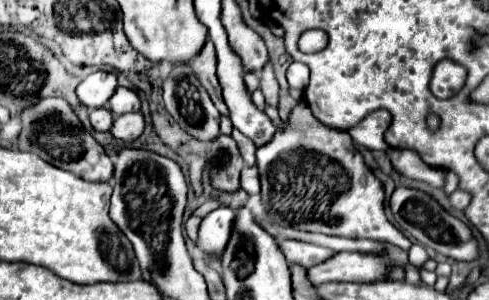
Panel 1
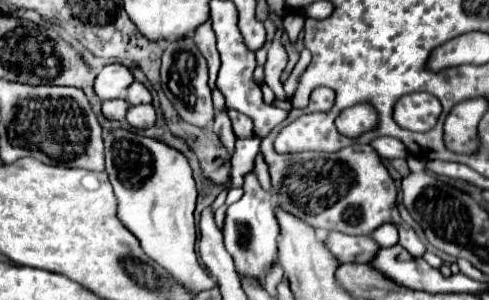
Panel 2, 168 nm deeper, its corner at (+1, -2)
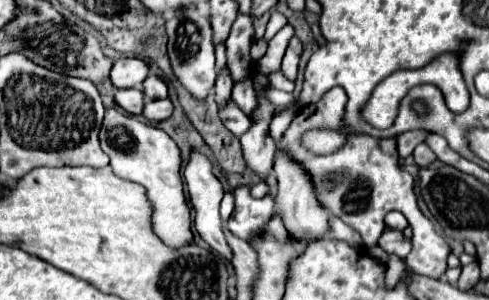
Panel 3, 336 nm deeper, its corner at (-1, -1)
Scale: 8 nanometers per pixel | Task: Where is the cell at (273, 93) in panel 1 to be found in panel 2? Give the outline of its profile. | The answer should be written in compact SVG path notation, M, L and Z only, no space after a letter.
M276 44L276 48L270 48L268 50L268 60L264 64L264 74L266 74L266 84L274 90L276 98L286 98L284 90L282 90L282 82L280 82L280 76L284 72L288 64L288 54L284 52L284 48L280 44Z

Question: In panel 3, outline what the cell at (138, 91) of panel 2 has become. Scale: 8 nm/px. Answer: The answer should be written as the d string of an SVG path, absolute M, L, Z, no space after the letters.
M148 75L146 77L146 81L142 85L142 91L144 91L146 99L166 99L166 95L168 95L166 83L156 75Z

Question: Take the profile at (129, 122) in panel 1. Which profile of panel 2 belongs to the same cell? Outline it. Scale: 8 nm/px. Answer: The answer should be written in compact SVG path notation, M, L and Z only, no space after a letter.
M152 104L132 106L132 108L128 110L128 114L126 114L126 120L128 120L130 126L144 130L144 128L154 126L154 122L156 122L156 110L154 110Z

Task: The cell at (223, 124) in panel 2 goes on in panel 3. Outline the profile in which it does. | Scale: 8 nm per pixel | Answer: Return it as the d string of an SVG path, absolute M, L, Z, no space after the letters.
M224 67L222 73L220 73L218 79L216 79L216 85L214 85L214 99L216 99L216 105L218 105L220 109L228 105L232 87L234 87L234 83L230 81L230 75L226 73L226 67Z

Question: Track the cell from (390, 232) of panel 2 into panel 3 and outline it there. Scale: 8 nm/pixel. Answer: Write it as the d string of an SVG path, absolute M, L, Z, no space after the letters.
M390 211L390 213L386 215L384 223L386 223L386 227L392 229L392 231L404 231L404 229L408 227L406 217L404 217L402 213L398 213L398 211Z

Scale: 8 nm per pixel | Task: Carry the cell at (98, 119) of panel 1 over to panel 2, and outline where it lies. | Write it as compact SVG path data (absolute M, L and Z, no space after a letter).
M116 98L116 100L106 100L102 104L102 112L108 120L124 120L126 118L126 112L128 112L128 102L122 100L122 98Z

